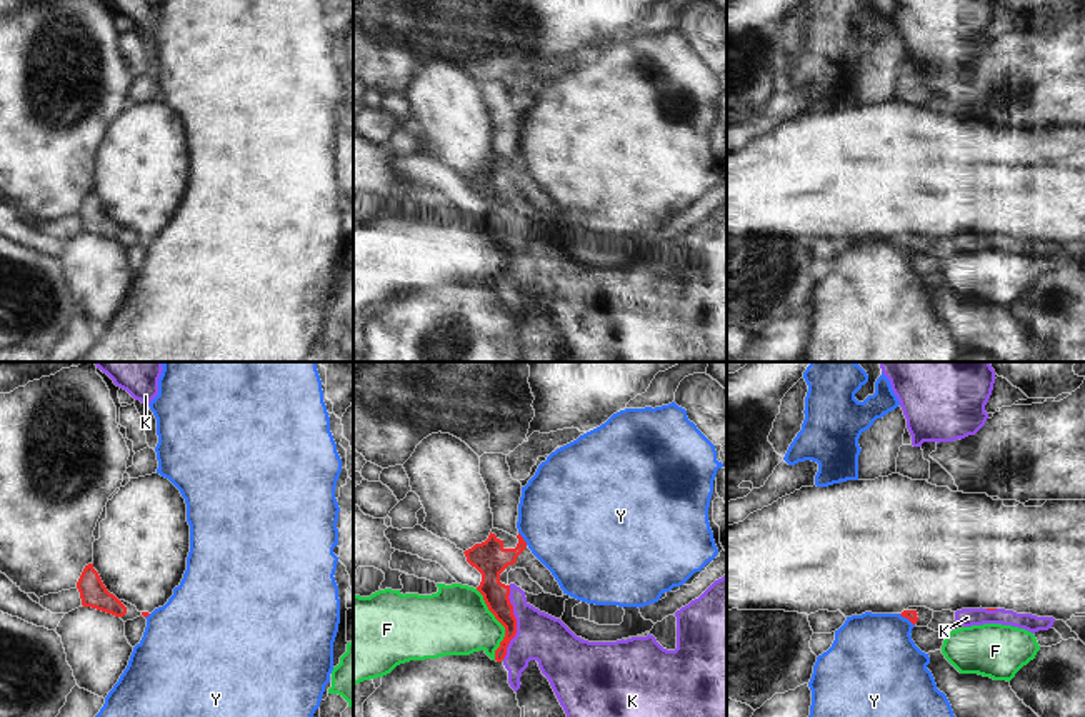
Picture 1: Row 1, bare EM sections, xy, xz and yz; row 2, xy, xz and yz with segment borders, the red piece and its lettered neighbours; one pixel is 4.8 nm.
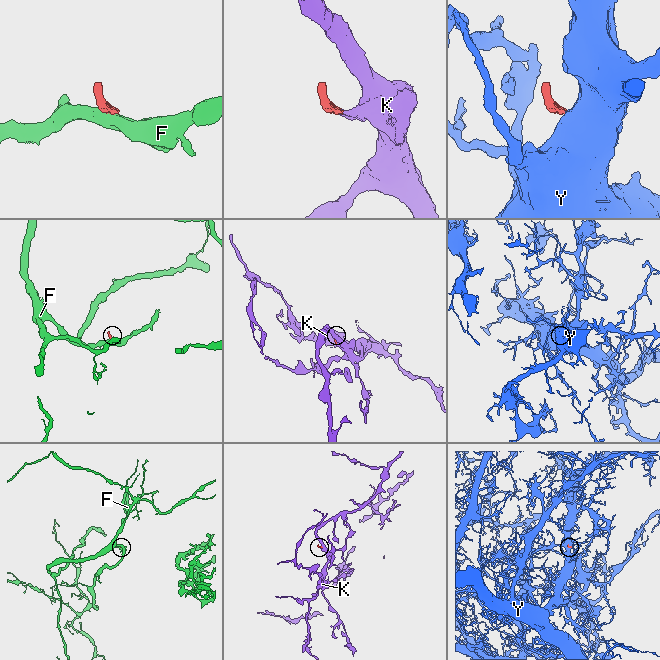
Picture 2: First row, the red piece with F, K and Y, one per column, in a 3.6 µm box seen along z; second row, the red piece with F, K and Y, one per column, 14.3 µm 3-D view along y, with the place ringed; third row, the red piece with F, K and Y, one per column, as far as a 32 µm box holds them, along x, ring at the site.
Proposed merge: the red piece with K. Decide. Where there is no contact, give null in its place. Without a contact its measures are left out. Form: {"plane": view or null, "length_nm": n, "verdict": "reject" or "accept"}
{"plane": "xz", "length_nm": 360, "verdict": "accept"}

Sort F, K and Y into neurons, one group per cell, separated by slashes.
F / K / Y

